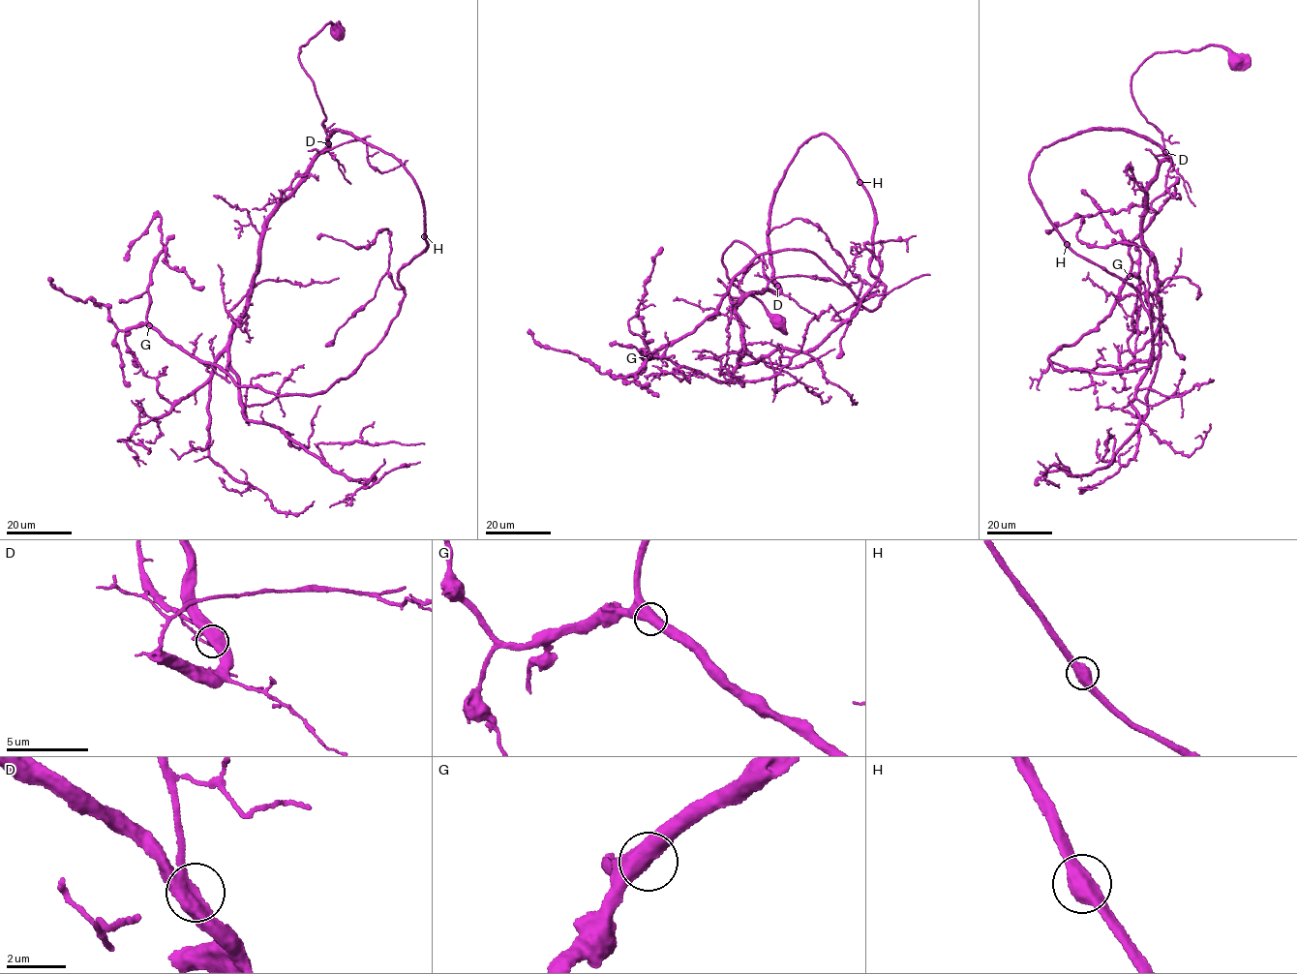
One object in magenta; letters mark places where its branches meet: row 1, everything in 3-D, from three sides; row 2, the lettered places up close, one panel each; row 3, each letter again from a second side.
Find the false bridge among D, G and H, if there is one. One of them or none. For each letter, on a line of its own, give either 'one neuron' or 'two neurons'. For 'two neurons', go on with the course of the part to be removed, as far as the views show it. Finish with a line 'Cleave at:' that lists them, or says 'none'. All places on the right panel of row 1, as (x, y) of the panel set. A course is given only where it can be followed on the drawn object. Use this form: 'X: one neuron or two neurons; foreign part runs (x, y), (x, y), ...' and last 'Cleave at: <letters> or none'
D: one neuron
G: one neuron
H: one neuron
Cleave at: none

